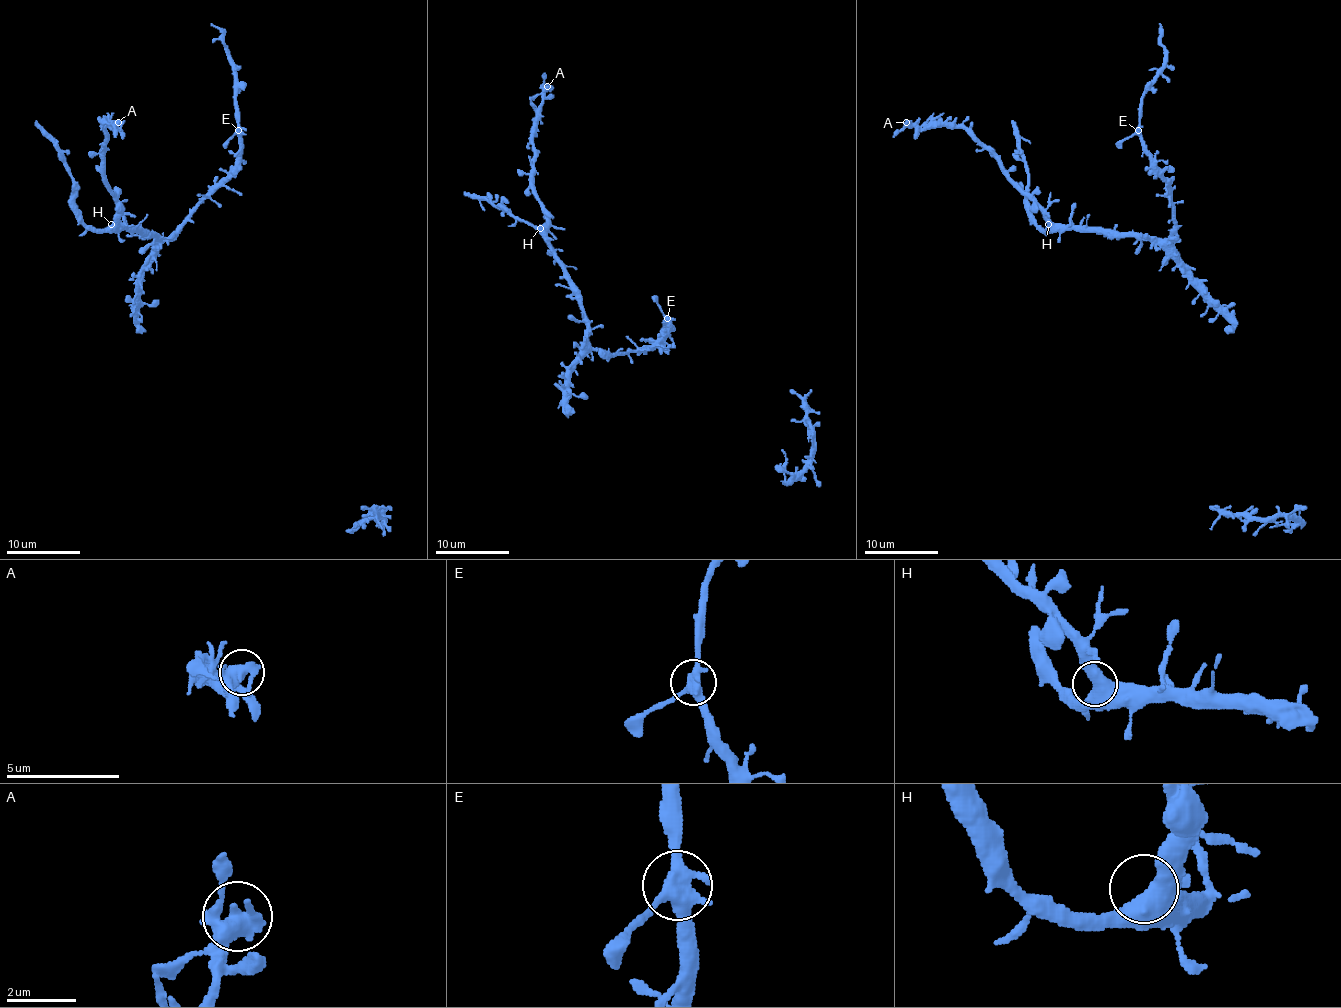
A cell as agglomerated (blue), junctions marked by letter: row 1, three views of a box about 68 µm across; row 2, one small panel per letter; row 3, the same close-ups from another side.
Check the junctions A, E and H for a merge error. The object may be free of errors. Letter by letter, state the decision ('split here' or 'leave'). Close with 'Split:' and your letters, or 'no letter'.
A: leave
E: leave
H: leave
Split: no letter

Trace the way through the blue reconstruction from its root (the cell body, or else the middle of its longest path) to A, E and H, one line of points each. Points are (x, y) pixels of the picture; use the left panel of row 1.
A: (138, 310), (138, 274), (157, 237), (118, 226), (118, 196), (105, 180), (103, 157), (103, 128), (118, 122)
E: (138, 310), (140, 268), (232, 169), (240, 148), (238, 130)
H: (138, 310), (138, 274), (149, 259), (157, 237), (149, 237), (142, 231), (120, 229), (111, 224)

